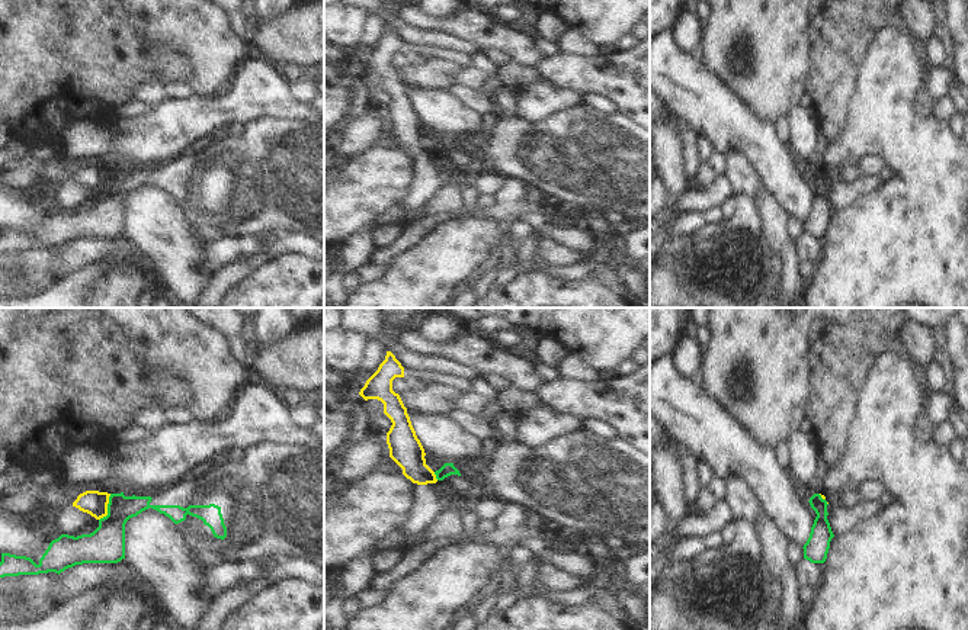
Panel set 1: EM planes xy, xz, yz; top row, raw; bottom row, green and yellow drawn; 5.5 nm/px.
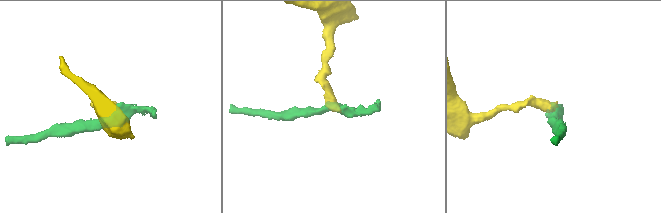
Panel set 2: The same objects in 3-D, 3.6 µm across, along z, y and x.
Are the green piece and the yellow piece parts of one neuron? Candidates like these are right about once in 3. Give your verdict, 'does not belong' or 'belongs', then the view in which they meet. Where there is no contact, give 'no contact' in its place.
does not belong | xy

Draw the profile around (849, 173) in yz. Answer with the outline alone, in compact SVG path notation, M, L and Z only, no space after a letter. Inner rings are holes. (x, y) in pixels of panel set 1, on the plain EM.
M846 165L846 167L839 168L834 173L826 173L826 176L828 179L837 179L844 183L853 183L860 176L860 173L858 170L858 165Z

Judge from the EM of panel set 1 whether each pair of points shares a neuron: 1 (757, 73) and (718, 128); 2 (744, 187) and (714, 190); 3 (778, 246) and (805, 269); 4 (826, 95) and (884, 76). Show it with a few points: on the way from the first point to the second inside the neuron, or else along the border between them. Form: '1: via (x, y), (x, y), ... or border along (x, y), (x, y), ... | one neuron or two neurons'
1: border along (715, 74), (765, 121) | two neurons
2: border along (724, 176), (736, 195) | two neurons
3: border along (800, 263), (798, 272), (807, 283) | two neurons
4: border along (868, 52), (856, 77), (848, 118) | two neurons

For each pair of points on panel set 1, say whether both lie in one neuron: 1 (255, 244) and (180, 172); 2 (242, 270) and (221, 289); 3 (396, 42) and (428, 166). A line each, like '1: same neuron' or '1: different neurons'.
1: different neurons
2: same neuron
3: same neuron

